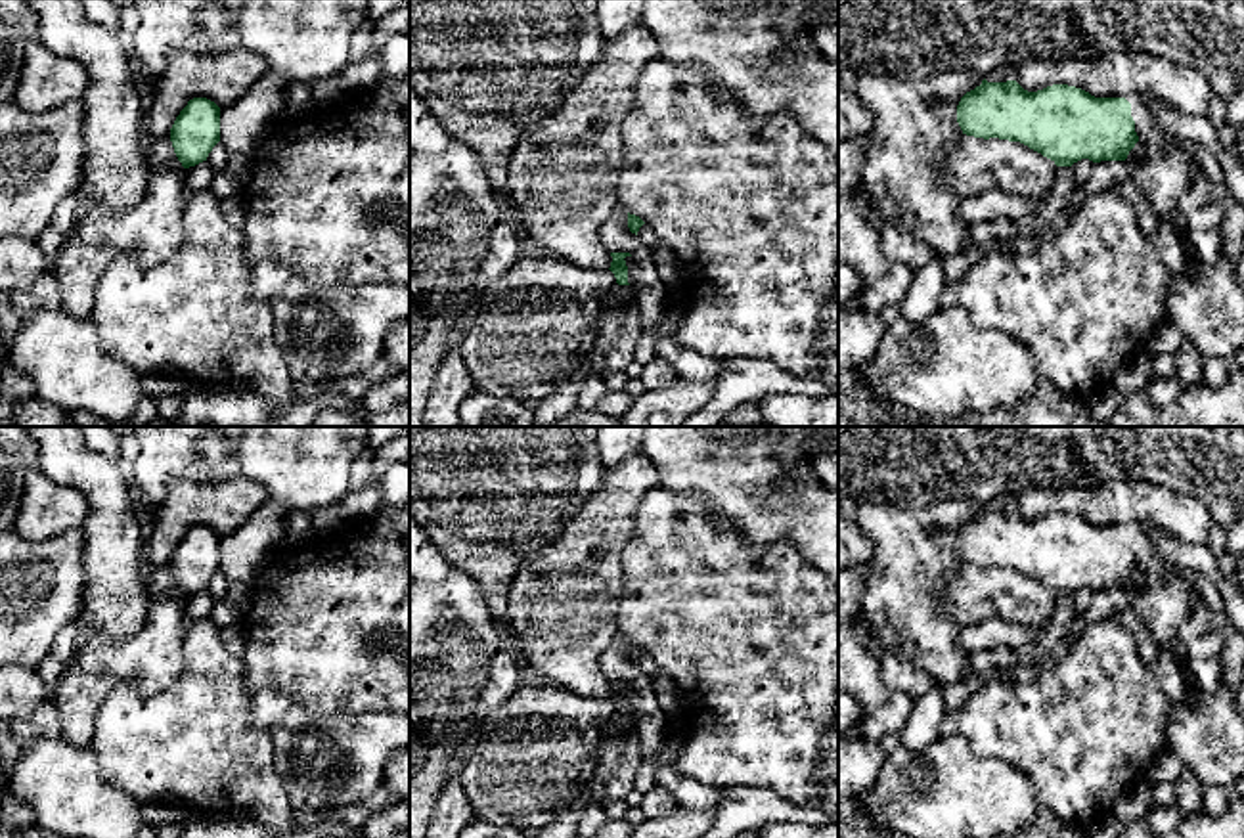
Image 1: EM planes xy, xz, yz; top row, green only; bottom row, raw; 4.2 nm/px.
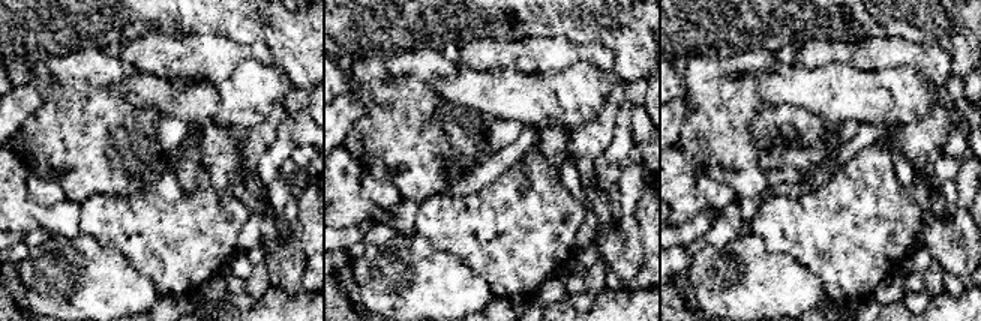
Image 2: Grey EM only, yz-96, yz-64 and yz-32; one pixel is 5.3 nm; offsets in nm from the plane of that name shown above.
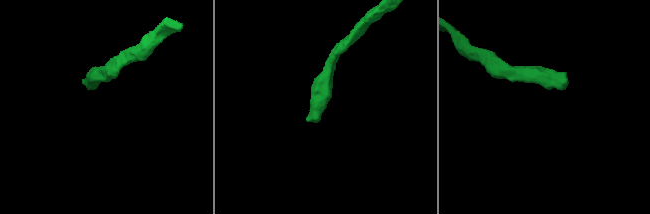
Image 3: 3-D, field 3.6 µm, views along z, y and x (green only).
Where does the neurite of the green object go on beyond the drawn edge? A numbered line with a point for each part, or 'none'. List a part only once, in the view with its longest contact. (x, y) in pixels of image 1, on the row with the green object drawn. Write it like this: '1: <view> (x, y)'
1: yz (1156, 142)

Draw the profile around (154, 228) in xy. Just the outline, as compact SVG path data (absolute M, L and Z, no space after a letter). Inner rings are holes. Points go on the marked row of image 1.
M170 134L147 142L147 163L145 195L122 210L84 203L77 226L50 262L67 314L92 316L98 283L119 253L132 251L142 264L153 266L180 249L189 191Z

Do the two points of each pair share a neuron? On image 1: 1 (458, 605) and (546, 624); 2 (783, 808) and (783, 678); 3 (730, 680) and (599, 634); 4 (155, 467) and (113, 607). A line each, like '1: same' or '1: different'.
1: different
2: different
3: different
4: different

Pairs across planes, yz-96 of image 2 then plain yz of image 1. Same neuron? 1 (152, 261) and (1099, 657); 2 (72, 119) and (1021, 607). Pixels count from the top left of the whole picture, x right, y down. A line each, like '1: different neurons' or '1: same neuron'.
1: same neuron
2: different neurons

